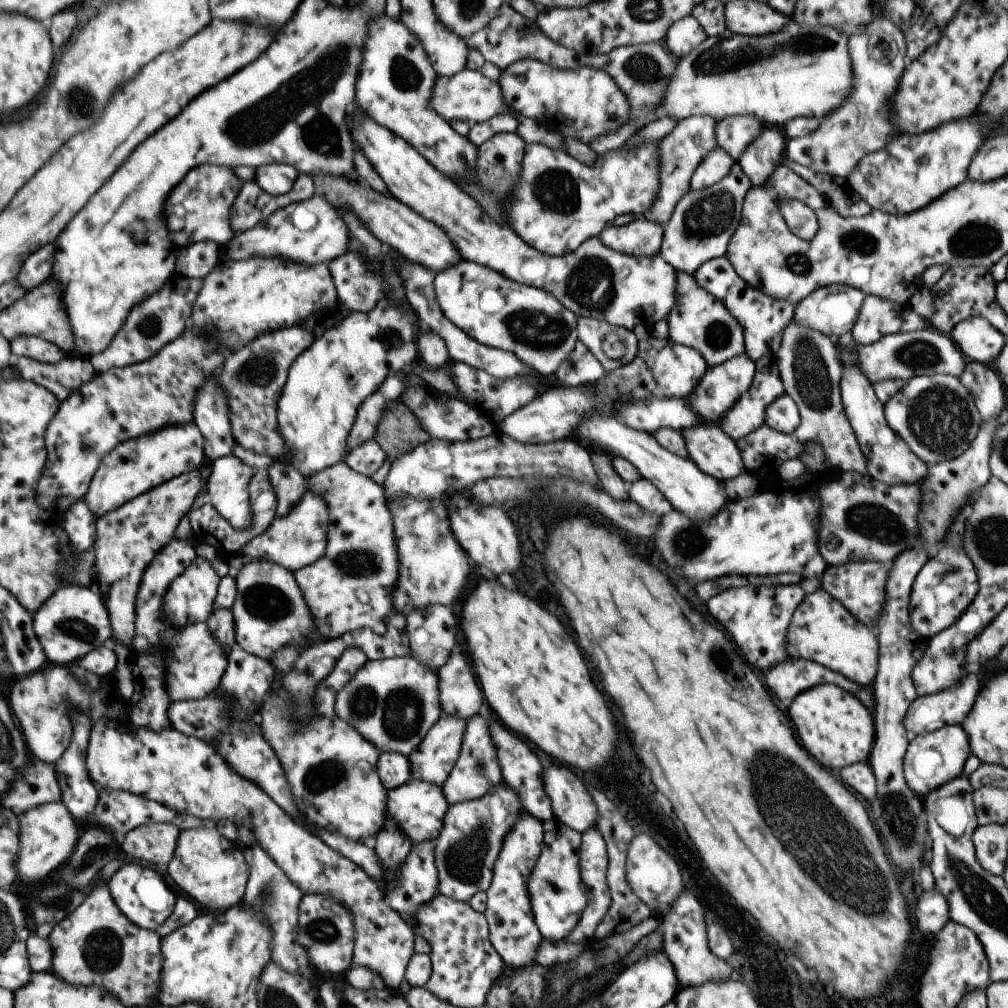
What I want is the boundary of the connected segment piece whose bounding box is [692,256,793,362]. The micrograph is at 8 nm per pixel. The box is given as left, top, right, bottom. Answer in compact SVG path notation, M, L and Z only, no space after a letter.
M724 256L704 262L692 276L699 288L706 290L715 300L721 301L727 312L737 320L742 330L744 354L753 362L763 357L775 360L783 328L792 321L793 305L787 300L775 300L762 291L755 290L755 287L747 286Z

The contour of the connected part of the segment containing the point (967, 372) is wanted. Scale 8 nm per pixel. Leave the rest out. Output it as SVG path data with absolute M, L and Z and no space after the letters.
M967 361L957 378L971 395L982 422L999 416L1005 406L1006 391L994 367Z

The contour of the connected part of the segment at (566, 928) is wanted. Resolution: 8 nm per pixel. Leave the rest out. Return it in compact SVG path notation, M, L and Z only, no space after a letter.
M555 817L542 821L542 836L539 856L527 878L527 896L539 934L548 941L559 941L567 938L587 906L587 896L578 872L581 836L580 832Z

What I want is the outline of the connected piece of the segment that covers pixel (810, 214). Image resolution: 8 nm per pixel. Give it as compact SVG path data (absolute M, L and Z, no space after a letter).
M779 198L777 210L787 228L803 240L811 240L817 230L815 213L805 203L789 198Z

